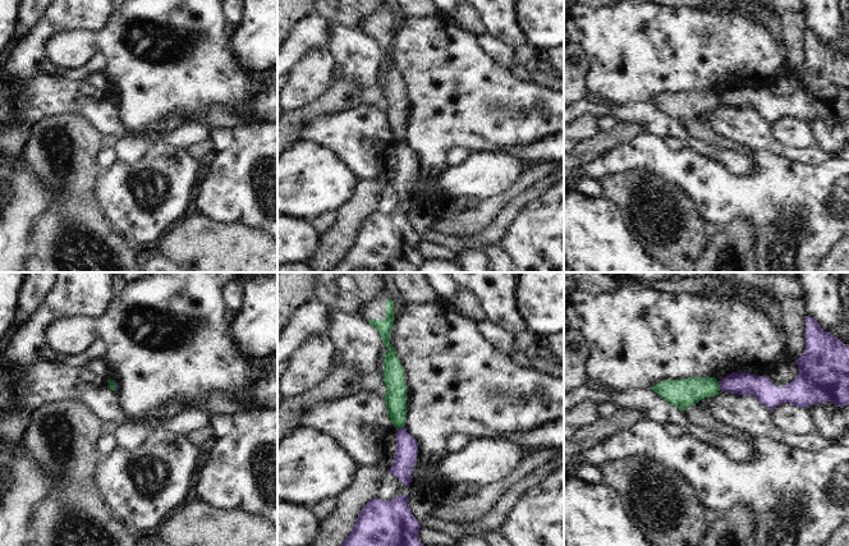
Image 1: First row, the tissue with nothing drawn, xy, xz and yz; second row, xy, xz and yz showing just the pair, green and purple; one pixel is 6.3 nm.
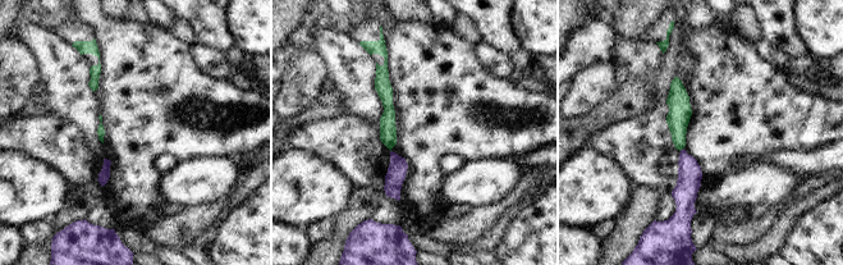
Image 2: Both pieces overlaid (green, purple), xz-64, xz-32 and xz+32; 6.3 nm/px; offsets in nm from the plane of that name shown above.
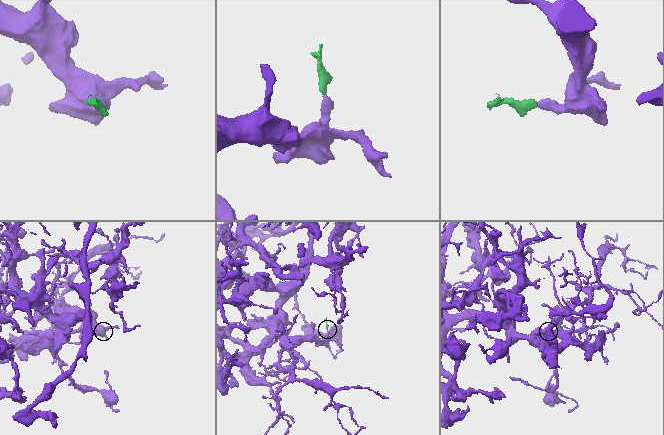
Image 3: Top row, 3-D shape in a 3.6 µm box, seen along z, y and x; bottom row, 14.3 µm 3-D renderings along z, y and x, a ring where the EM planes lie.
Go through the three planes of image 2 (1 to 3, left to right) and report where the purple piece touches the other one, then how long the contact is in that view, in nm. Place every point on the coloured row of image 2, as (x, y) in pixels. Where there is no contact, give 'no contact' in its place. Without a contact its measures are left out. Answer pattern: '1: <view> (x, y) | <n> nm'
1: no contact
2: no contact
3: xz+32 (681, 149) | 40 nm

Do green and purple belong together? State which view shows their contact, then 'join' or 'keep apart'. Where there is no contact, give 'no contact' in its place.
contact in yz; keep apart

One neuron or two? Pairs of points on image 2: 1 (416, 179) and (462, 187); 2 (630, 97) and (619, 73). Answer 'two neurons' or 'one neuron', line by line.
1: two neurons
2: two neurons

